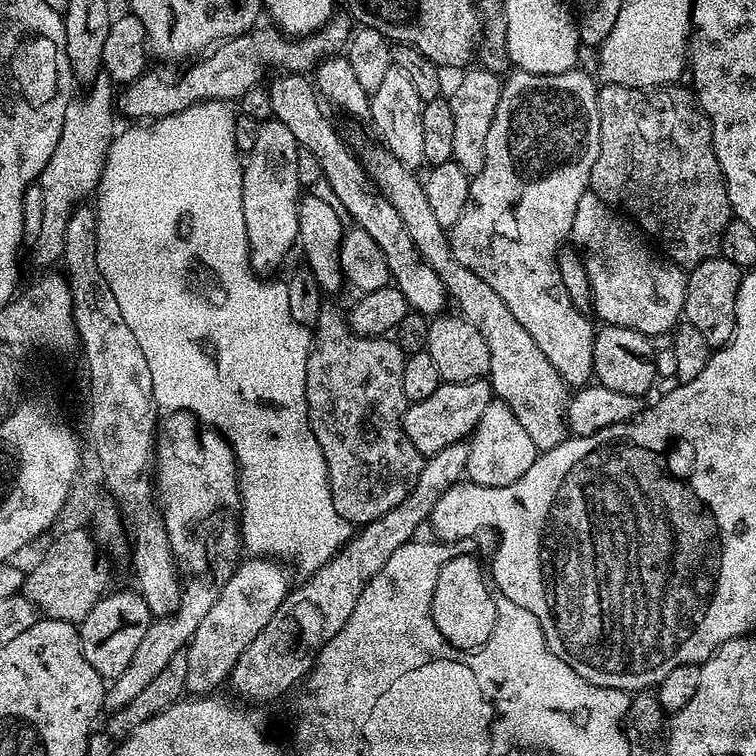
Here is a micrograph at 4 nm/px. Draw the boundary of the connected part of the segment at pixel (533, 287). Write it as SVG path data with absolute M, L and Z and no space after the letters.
M575 67L569 72L549 76L519 70L507 73L508 80L506 76L500 85L494 122L490 122L490 131L486 134L486 162L482 162L482 170L471 177L466 210L462 210L462 218L450 229L448 238L455 260L462 262L466 270L474 270L494 294L502 297L514 318L522 322L569 386L584 386L593 379L596 337L589 317L570 302L556 261L556 255L572 236L578 202L590 190L590 170L594 170L594 158L598 158L600 149L598 84L594 76L592 81L590 73L580 71Z

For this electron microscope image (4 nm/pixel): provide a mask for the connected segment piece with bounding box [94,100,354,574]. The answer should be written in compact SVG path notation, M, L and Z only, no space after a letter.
M204 100L202 103L190 105L178 114L164 116L152 123L128 126L132 128L126 129L125 132L123 129L115 137L109 148L105 168L102 170L100 185L94 192L98 270L102 270L102 278L110 282L110 291L122 309L122 318L126 318L126 323L129 324L130 331L136 339L136 345L142 350L142 355L146 357L146 362L150 366L154 382L152 399L161 409L168 412L188 412L196 417L201 425L216 429L232 447L232 452L236 456L236 466L240 470L238 536L244 539L245 546L252 551L249 553L256 558L275 558L277 561L287 562L293 569L301 568L304 574L311 574L326 562L330 562L334 553L343 548L353 534L354 525L346 518L342 518L338 510L334 510L328 485L326 458L322 458L322 446L318 446L318 442L312 437L312 428L308 424L306 358L310 354L312 332L294 322L294 317L290 315L287 283L283 279L261 278L252 271L252 263L248 257L245 215L242 211L242 158L234 142L236 117L235 109L227 101Z

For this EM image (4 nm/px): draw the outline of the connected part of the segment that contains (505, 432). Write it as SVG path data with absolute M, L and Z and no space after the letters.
M493 399L492 404L486 406L486 414L482 414L478 426L467 441L467 446L467 479L482 486L510 486L510 482L518 482L518 478L522 478L522 474L526 474L526 470L534 466L538 455L538 449L534 442L530 442L526 430L522 430L510 406L498 399Z

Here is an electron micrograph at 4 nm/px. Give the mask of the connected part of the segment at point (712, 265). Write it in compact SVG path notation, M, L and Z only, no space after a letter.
M719 254L691 265L685 282L683 319L695 326L714 350L724 347L736 334L736 303L742 270Z

